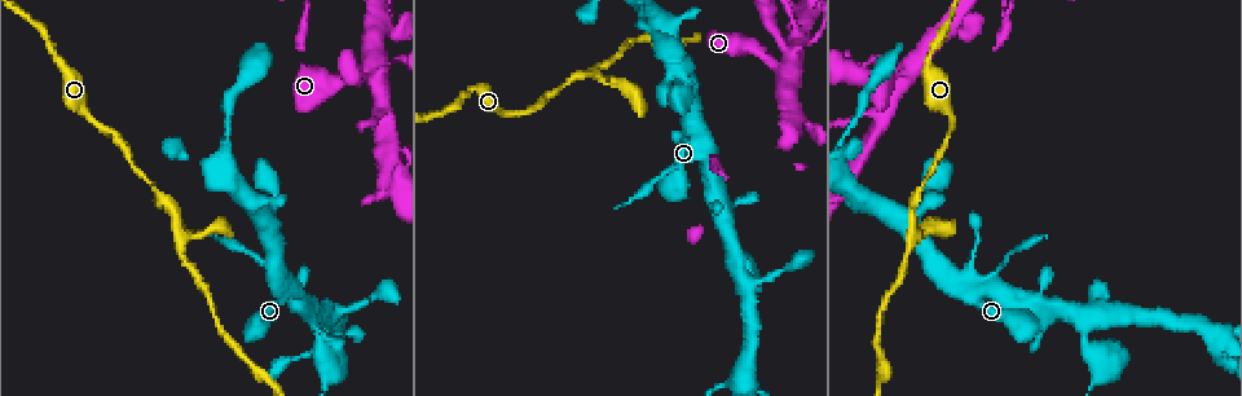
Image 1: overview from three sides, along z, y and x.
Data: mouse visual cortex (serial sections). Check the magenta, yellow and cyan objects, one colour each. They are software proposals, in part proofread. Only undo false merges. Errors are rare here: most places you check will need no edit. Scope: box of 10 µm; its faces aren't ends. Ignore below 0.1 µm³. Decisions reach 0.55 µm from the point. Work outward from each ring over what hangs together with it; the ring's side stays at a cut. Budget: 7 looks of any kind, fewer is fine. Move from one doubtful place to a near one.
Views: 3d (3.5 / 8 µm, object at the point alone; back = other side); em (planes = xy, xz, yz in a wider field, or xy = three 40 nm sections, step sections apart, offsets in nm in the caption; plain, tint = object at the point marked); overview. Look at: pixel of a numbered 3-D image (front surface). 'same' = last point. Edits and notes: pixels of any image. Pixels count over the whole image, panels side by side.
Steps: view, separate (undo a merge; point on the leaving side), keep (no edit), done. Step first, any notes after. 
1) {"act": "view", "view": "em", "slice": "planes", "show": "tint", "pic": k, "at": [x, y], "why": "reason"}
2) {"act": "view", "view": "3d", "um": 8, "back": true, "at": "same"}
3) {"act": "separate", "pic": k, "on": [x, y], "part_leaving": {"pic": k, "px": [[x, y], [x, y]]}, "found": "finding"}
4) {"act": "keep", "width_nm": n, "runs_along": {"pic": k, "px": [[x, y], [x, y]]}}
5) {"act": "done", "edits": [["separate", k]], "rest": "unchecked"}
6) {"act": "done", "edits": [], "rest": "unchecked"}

{"act": "view", "view": "3d", "um": 3.5, "back": true, "pic": 1, "at": [912, 239], "why": "three arms meet"}

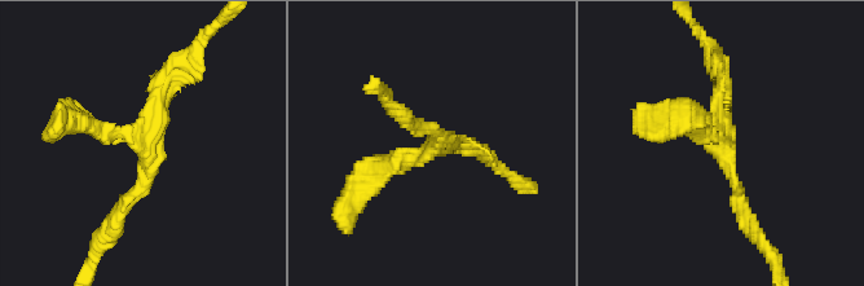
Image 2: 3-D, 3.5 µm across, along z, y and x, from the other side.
{"act": "view", "view": "em", "slice": "xy", "step": 3, "show": "tint", "pic": 2, "at": [722, 145], "arms": 3, "arm_widths_nm": [200, 200, 200]}

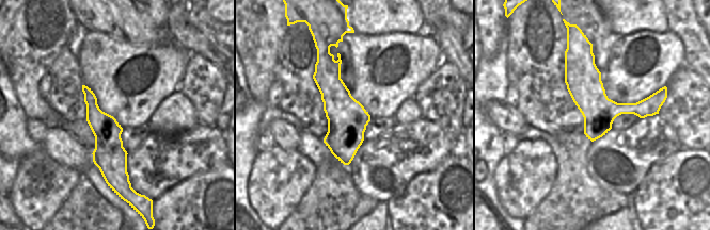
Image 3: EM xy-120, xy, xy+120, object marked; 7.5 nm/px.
{"act": "keep", "runs_along": {"pic": 2, "px": [[179, 64], [119, 218]]}, "found": "one cell here"}

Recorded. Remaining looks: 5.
{"act": "view", "view": "3d", "um": 3.5, "pic": 1, "at": [280, 282], "why": "sharp bend"}

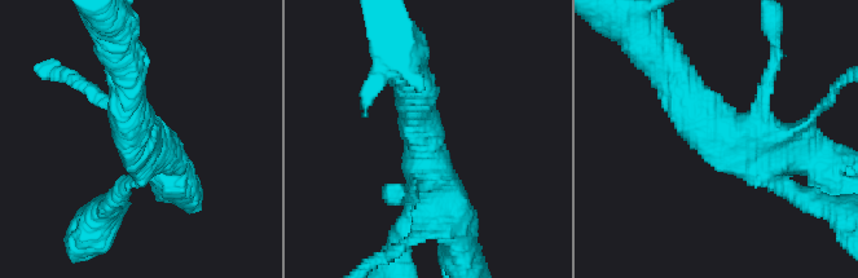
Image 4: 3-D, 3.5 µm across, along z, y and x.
{"act": "view", "view": "em", "slice": "xy", "step": 1, "show": "tint", "pic": 4, "at": [427, 162], "why": "shape alone is not enough"}

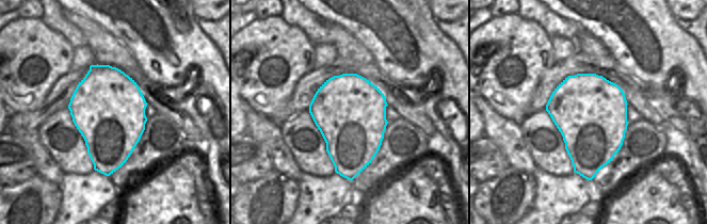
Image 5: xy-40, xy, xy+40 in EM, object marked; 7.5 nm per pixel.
{"act": "view", "view": "em", "slice": "xy", "step": 3, "show": "tint", "at": "same"}

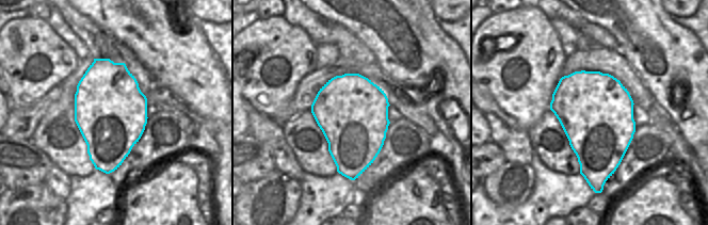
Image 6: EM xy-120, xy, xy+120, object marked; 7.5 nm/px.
{"act": "keep", "runs_along": {"pic": 4, "px": [[784, 188], [676, 82]]}, "found": "continuous, no second cell"}

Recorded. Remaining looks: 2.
{"act": "view", "view": "3d", "um": 8, "pic": 1, "at": [381, 72], "why": "abrupt turn"}

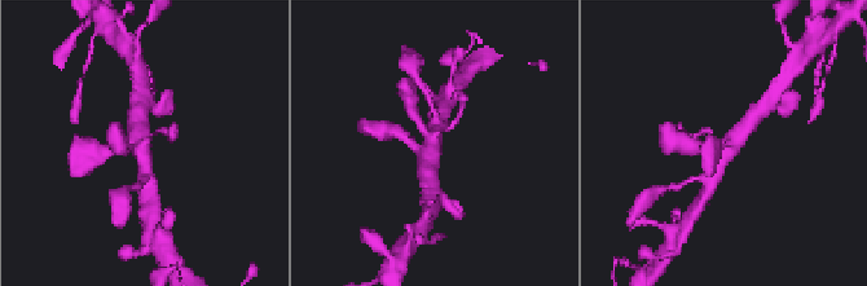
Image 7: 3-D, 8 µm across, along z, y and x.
{"act": "view", "view": "em", "slice": "xy", "step": 5, "show": "tint", "at": "same"}

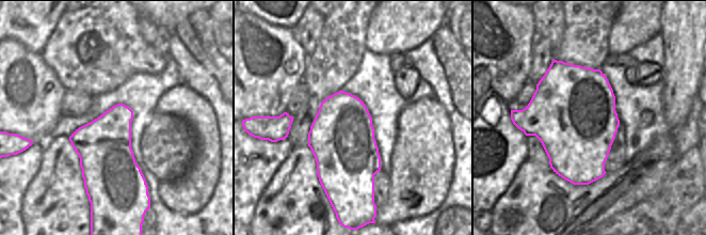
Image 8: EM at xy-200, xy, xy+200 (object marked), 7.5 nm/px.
{"act": "keep", "runs_along": {"pic": 7, "px": [[117, 148], [142, 148], [146, 185]]}, "found": "continuous, no second cell"}

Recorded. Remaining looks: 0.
{"act": "done", "edits": [], "rest": "unchecked"}

